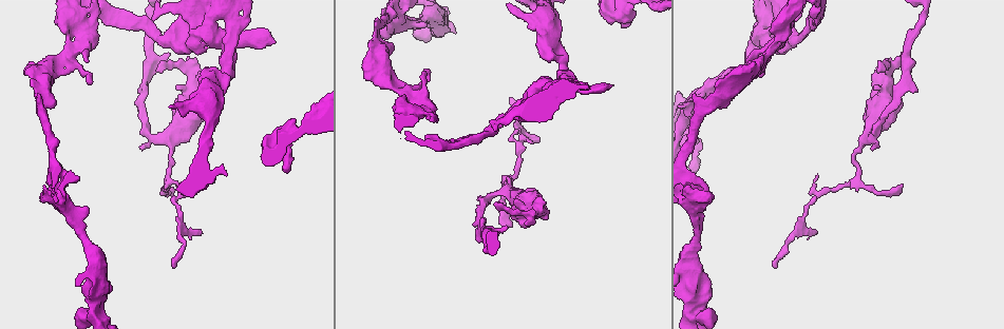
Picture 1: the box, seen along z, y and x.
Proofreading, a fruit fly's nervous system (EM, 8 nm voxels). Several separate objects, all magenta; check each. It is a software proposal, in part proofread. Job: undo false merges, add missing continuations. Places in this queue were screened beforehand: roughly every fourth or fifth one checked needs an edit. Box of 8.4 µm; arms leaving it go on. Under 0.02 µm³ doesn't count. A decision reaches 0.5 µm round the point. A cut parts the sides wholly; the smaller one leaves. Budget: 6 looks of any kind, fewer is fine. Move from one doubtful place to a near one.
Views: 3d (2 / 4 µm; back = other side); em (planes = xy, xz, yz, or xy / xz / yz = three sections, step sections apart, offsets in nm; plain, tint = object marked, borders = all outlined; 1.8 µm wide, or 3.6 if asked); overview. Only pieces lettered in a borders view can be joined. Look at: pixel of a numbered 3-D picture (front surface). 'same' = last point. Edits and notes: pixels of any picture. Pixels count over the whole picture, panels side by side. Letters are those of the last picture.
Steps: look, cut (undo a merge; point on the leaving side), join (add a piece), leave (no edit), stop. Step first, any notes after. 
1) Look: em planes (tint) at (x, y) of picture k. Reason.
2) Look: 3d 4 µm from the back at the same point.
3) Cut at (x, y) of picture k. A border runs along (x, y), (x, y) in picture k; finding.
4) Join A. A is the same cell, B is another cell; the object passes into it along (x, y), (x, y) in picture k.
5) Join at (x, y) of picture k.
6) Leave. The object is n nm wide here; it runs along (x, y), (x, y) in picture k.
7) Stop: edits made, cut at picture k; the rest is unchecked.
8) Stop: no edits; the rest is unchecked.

Look: 3d 4 µm at (408, 91) of picture 1. A narrow waist.

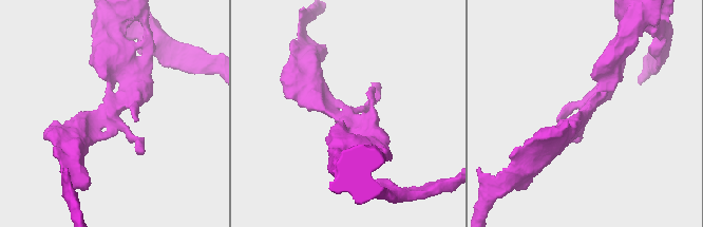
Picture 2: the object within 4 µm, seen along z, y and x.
Look: em yz step 4 (tint) at (586, 114) of picture 2. Need the tissue.

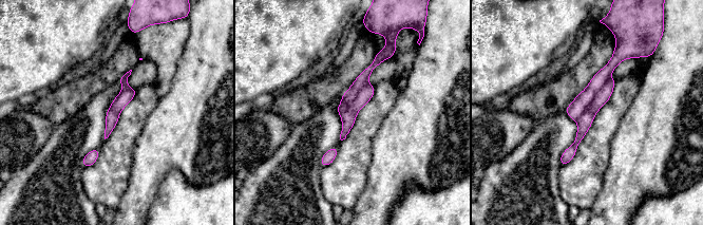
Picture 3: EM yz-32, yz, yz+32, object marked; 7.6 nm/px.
Look: em yz step 4 (borders) at the same point. What lies round it.

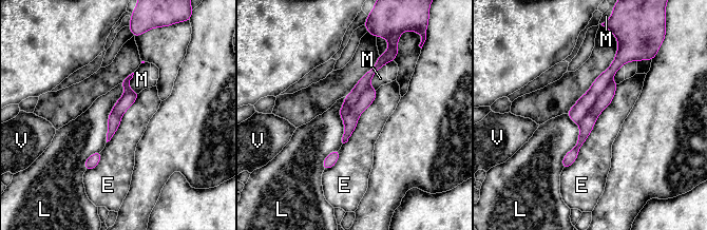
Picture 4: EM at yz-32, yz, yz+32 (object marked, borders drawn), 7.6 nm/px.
Cut at (578, 111) of picture 4. E, L, M and V are other cells; the part that leaves runs along (625, 60), (609, 73), (575, 119) in picture 4; two neurons meet here.

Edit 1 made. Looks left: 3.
Look: overview.

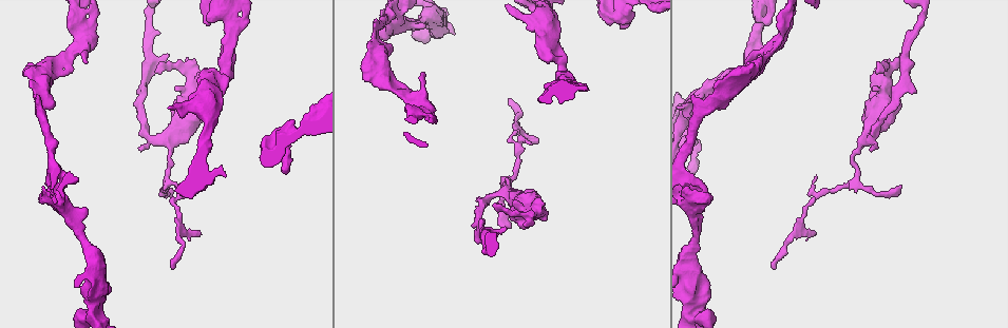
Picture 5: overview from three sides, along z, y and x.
Look: em planes (borders) at (400, 25) of picture 5. Narrows sharply.

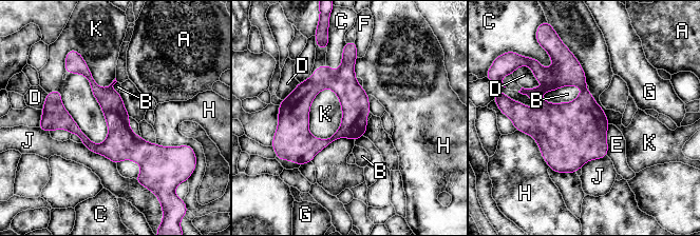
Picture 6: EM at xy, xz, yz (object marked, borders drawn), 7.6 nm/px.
Leave. The object is 200 nm wide here; A, B, C, D, E, F, G, H, J and K are other cells; a border runs along (64, 63), (101, 109), (99, 144) in picture 6; one neuron here.

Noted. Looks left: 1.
Stop: edits made, cut at picture 4; the rest is unchecked.

